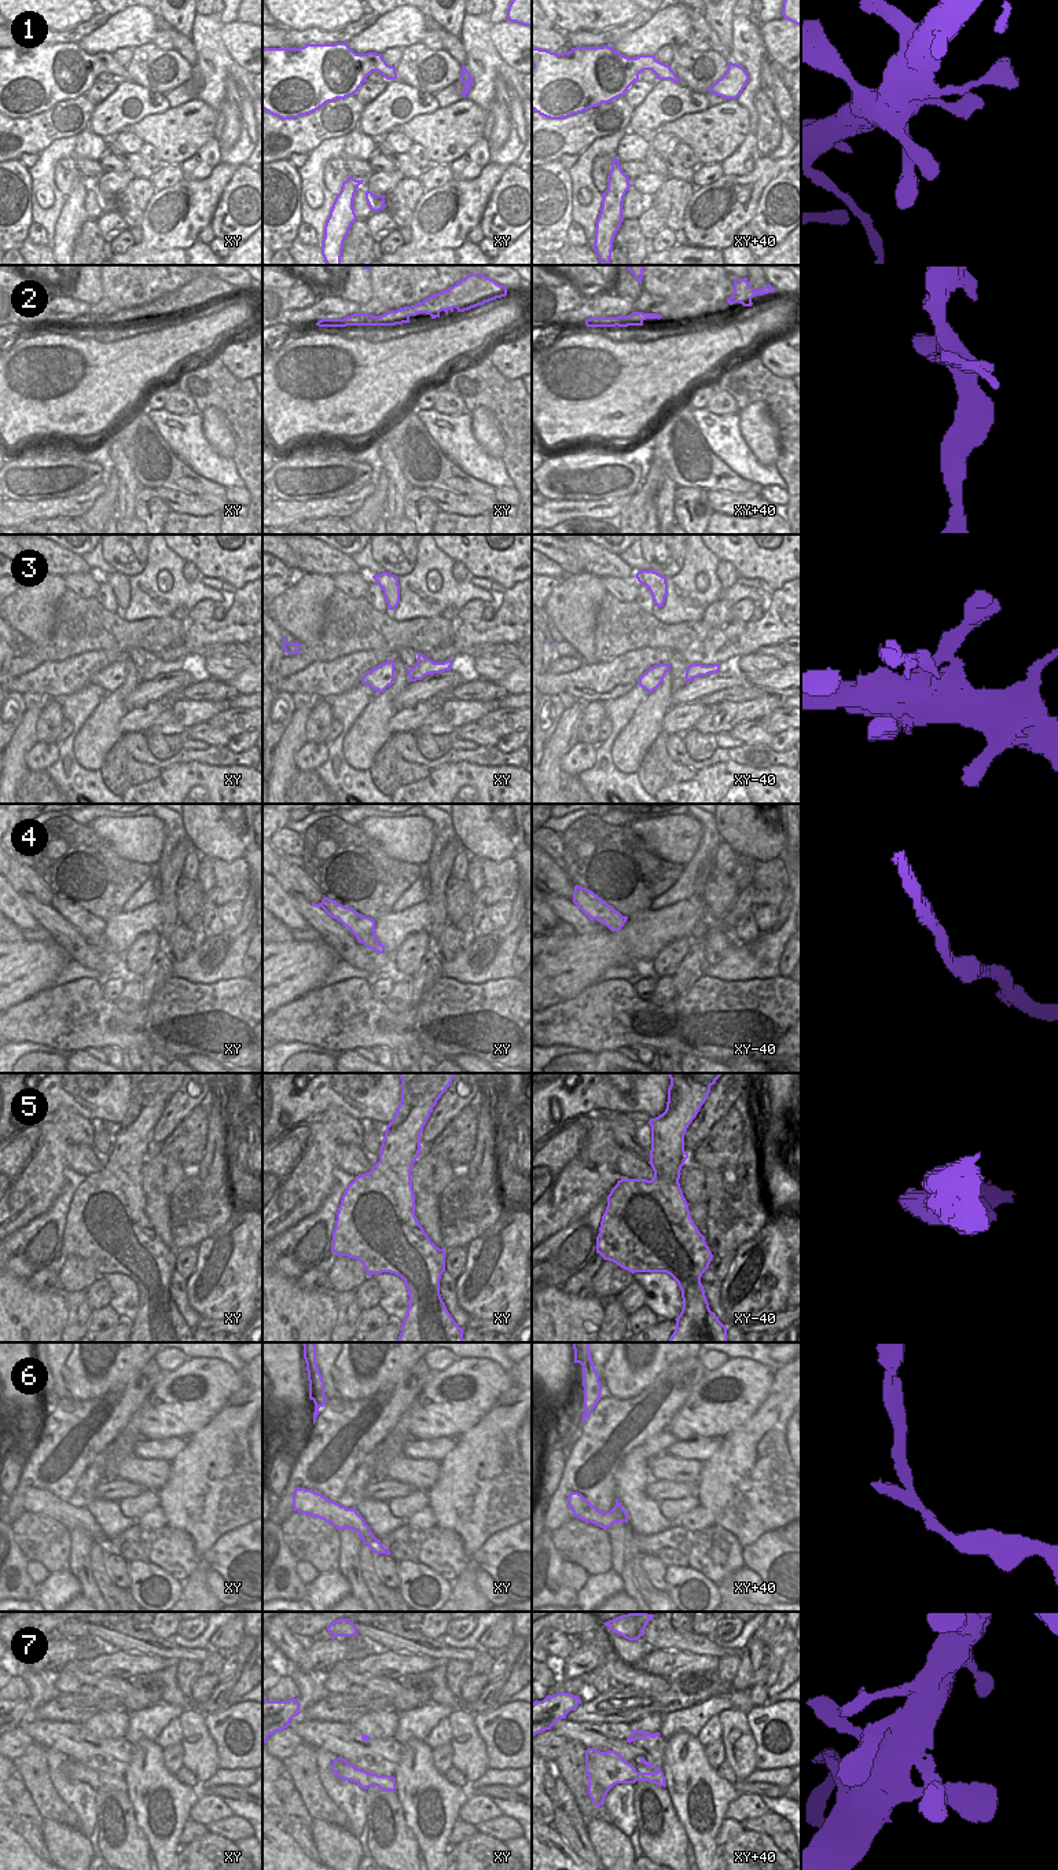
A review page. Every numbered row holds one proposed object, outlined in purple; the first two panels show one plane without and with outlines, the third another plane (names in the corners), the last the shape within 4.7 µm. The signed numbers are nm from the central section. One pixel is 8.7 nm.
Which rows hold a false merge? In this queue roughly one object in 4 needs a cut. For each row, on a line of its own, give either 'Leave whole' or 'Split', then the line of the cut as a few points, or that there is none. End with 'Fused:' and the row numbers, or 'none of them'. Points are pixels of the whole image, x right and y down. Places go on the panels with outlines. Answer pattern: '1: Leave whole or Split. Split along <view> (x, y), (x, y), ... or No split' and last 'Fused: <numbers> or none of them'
1: Leave whole. No split
2: Leave whole. No split
3: Leave whole. No split
4: Leave whole. No split
5: Leave whole. No split
6: Split. Split along xy+40 (610, 1510), (617, 1510), (627, 1521)
7: Leave whole. No split
Fused: 6

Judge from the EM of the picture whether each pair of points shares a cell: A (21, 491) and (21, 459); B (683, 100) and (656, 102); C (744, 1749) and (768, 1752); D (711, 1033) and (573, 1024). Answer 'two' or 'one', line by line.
A: two
B: one
C: two
D: one

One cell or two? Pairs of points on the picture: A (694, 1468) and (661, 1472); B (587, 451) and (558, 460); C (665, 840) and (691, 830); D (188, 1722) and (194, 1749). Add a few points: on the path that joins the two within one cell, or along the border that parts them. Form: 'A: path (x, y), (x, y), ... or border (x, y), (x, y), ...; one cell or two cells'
A: path (686, 1469), (669, 1469); one cell
B: path (580, 458), (565, 459); one cell
C: path (672, 838), (678, 838), (684, 833); one cell
D: path (195, 1729), (204, 1736), (198, 1742); one cell

